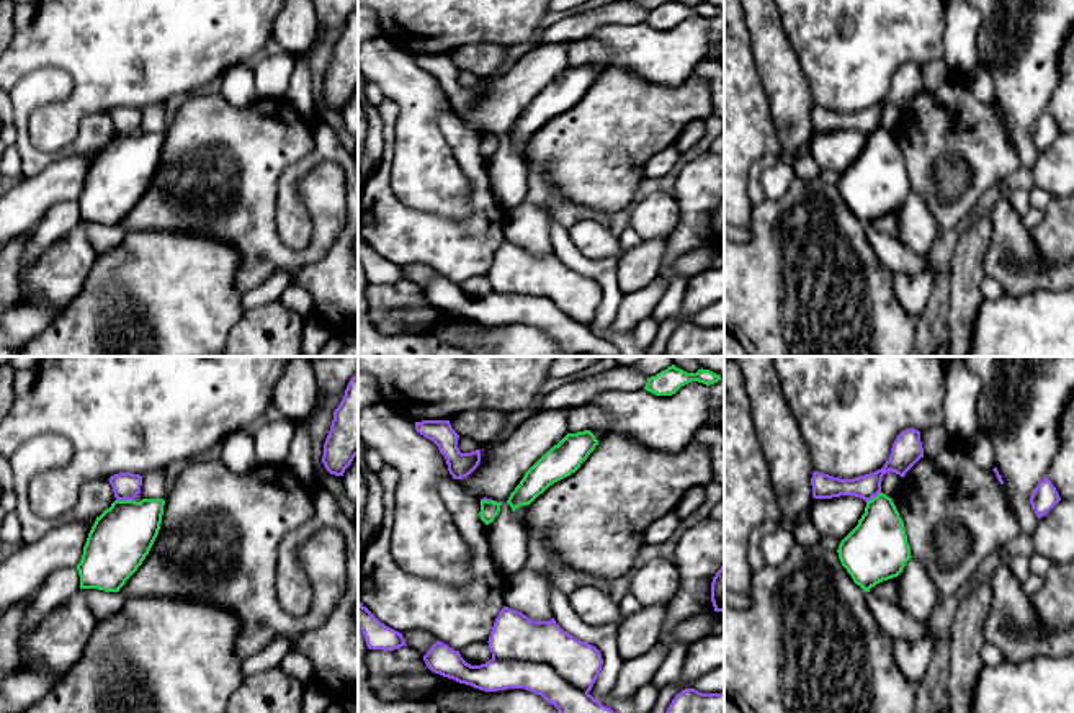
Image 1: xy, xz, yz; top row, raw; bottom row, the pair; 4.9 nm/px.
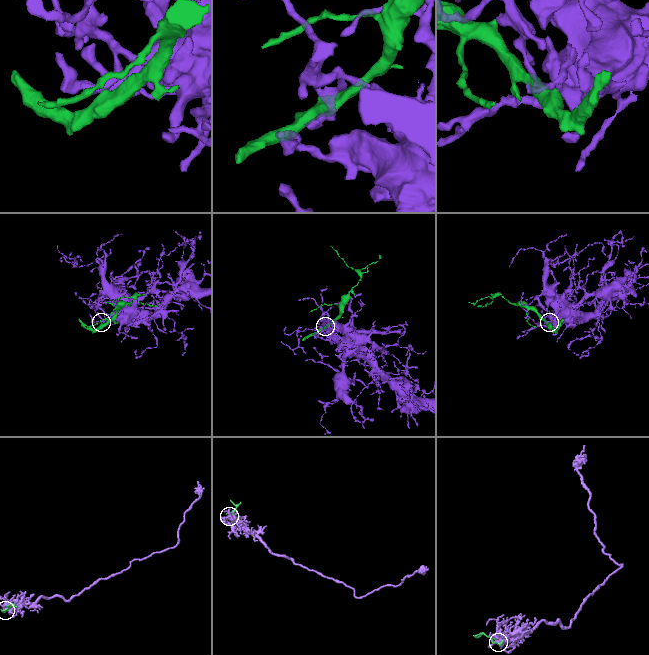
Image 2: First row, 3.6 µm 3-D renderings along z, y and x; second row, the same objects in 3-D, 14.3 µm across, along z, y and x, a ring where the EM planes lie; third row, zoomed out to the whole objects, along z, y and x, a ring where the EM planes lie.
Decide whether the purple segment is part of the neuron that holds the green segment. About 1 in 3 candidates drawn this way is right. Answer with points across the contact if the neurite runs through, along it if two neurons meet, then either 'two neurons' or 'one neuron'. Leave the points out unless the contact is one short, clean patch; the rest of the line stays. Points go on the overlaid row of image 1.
border along xy (116, 499), (133, 501); two neurons

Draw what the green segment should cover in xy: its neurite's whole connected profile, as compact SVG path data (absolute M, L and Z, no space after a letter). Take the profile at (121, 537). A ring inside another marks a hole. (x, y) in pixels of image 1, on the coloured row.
M163 499L114 500L96 517L77 564L80 589L119 592L149 554L163 505Z

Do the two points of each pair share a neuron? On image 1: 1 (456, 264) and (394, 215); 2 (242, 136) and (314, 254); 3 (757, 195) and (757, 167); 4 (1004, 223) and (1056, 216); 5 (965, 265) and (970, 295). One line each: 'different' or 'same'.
1: same
2: same
3: same
4: different
5: same

